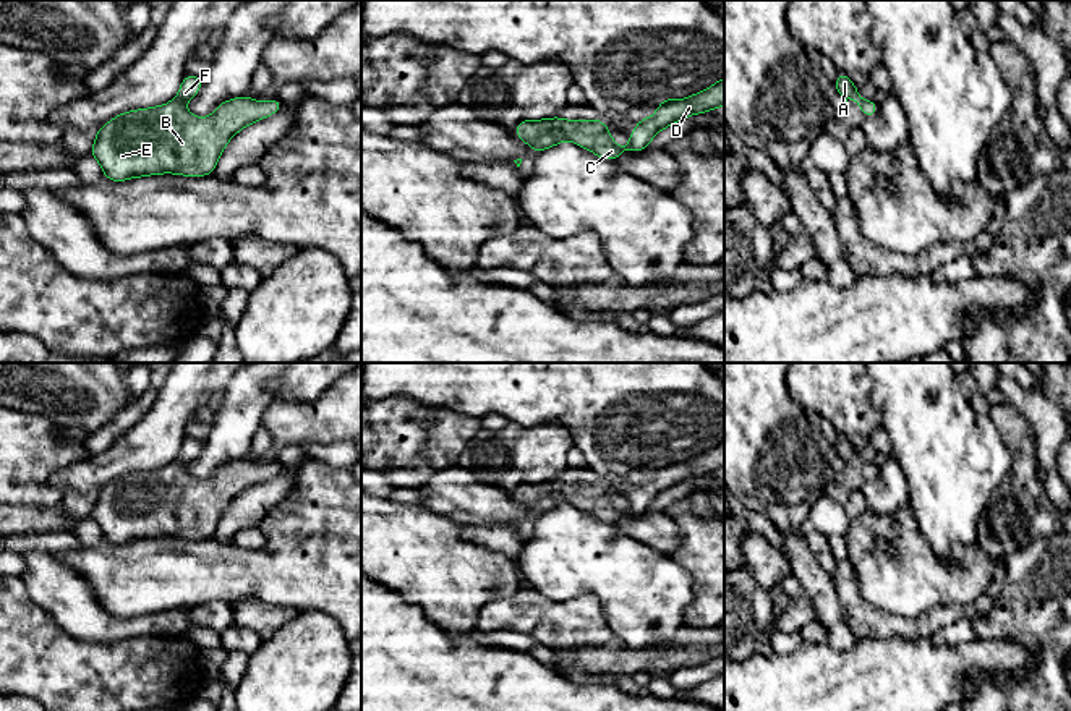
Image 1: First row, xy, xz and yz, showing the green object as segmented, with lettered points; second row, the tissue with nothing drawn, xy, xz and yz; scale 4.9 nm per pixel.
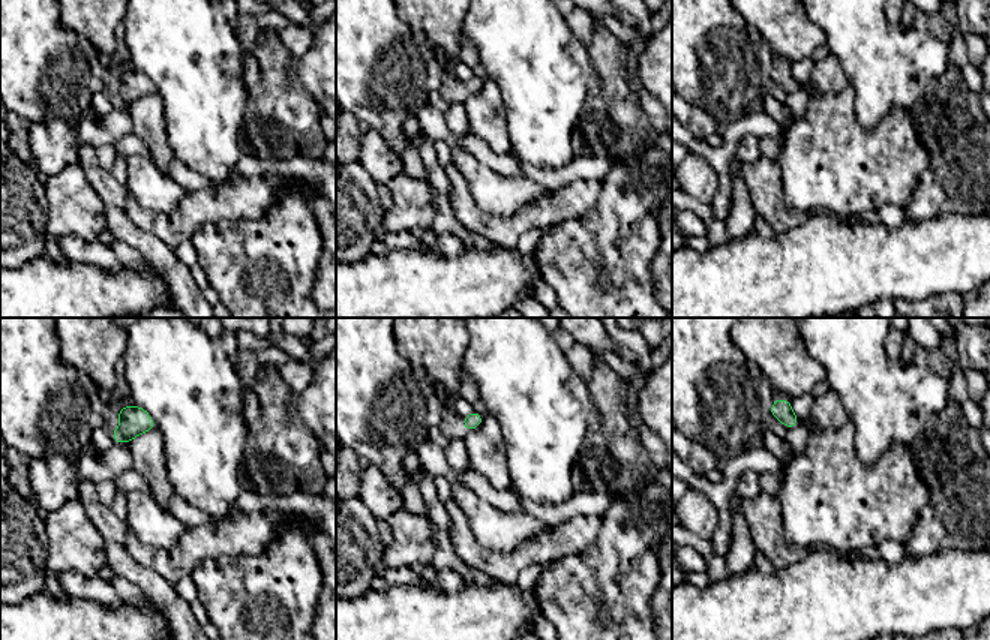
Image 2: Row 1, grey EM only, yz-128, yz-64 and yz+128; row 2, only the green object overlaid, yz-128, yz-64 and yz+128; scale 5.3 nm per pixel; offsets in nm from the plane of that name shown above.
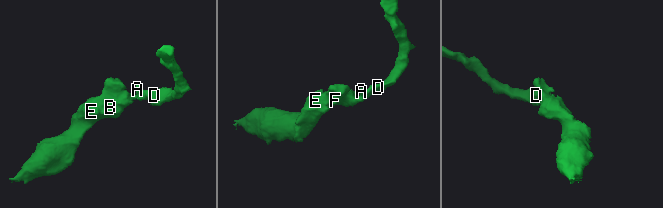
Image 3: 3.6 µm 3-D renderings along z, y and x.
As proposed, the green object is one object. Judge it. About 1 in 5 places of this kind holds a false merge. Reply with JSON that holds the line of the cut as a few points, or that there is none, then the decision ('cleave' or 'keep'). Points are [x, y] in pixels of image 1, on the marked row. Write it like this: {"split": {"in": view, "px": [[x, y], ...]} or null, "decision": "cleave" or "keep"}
{"split": null, "decision": "keep"}

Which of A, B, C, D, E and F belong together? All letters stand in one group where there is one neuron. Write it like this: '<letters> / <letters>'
A B C D E F

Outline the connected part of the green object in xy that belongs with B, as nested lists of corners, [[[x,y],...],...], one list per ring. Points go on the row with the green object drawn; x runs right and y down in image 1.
[[[186,75],[181,81],[177,97],[165,105],[151,109],[130,110],[117,115],[99,128],[91,155],[100,164],[105,180],[123,181],[136,177],[149,177],[157,173],[178,173],[185,177],[207,177],[214,172],[224,147],[240,130],[261,118],[279,112],[285,104],[279,99],[256,102],[250,96],[225,100],[217,105],[209,118],[198,118],[185,110],[185,102],[193,99],[203,84],[203,76]]]

